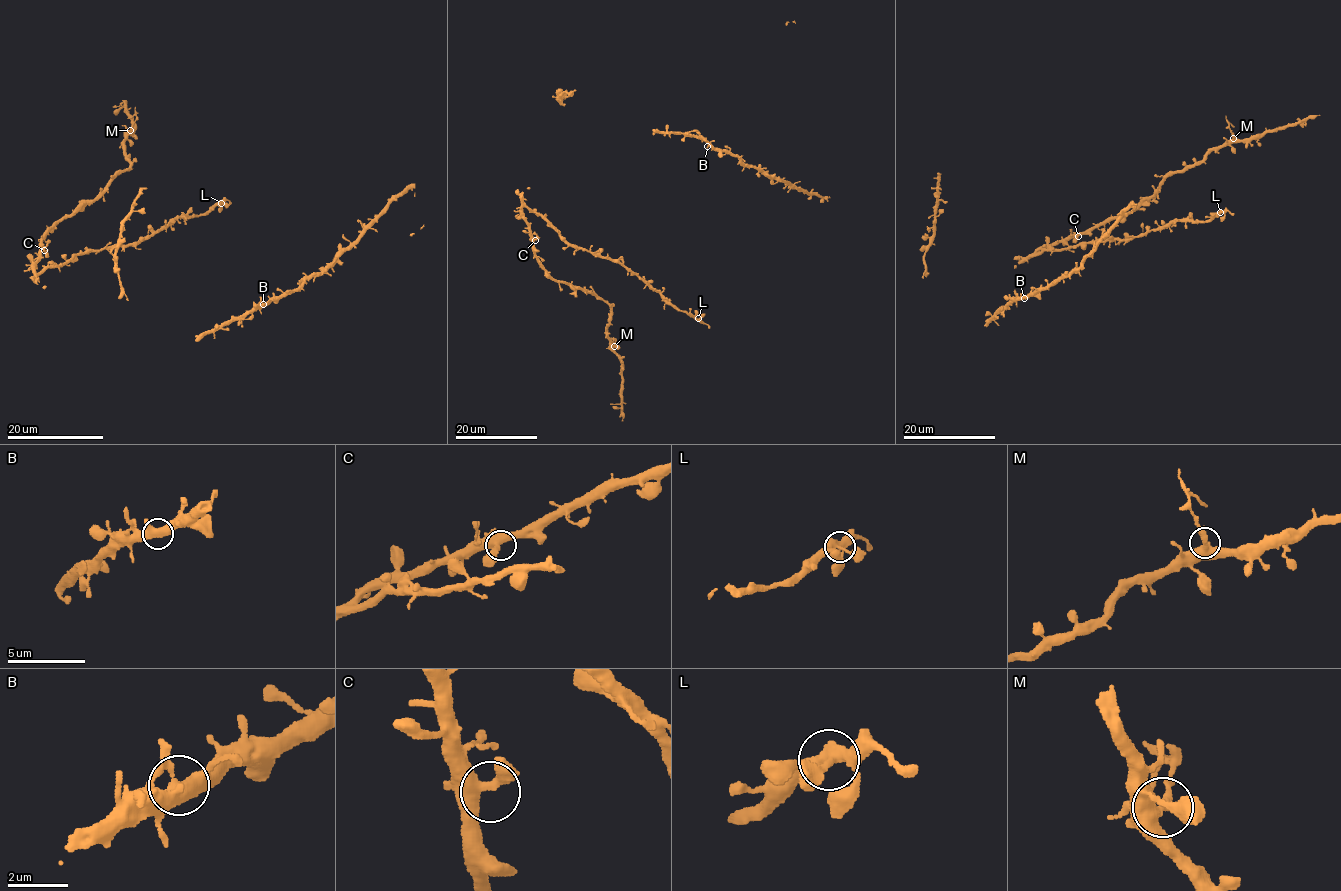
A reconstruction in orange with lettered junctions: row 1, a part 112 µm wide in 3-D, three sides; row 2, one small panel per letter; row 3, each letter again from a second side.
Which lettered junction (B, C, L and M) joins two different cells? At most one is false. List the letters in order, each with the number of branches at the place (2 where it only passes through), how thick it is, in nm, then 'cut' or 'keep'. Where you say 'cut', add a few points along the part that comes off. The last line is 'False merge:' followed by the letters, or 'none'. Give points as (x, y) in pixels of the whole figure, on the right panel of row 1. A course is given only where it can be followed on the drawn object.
B: 3 | 320 nm | keep
C: 3 | 380 nm | keep
L: 3 | 320 nm | keep
M: 3 | 300 nm | cut | (1233, 137), (1228, 125), (1233, 127)
False merge: M

